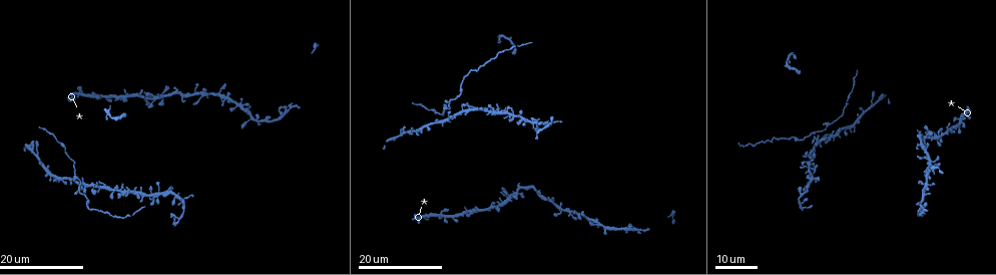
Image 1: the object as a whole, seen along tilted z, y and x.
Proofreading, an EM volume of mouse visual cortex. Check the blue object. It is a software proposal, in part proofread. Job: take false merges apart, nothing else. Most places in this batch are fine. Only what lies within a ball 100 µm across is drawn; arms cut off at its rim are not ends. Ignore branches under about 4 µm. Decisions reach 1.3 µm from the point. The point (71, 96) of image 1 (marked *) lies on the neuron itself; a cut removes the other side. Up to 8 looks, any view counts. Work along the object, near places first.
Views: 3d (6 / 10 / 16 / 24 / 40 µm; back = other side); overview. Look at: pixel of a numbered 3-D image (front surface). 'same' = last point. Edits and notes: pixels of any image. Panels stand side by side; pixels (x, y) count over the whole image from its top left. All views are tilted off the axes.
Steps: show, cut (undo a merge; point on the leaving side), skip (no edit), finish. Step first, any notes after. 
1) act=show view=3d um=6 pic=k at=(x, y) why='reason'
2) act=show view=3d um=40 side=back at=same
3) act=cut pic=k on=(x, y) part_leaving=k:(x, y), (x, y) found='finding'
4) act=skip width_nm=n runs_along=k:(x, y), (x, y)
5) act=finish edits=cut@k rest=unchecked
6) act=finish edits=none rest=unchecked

act=show view=3d um=24 pic=1 at=(60, 143) why='calibre changes'

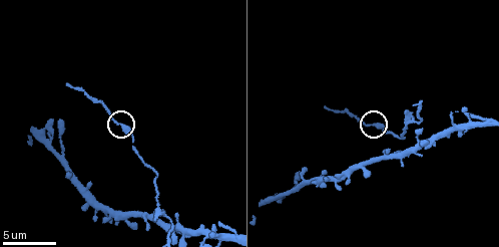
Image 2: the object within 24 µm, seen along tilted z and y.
act=show view=3d um=10 pic=2 at=(118, 122) why='zoom in'

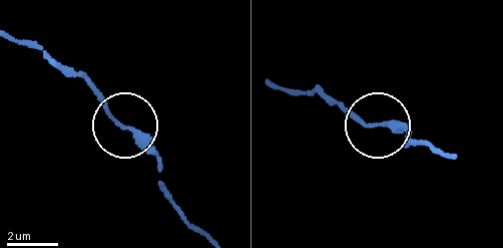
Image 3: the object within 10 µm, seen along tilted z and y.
act=skip runs_along=3:(445, 157), (406, 131), (364, 121), (332, 96) found='all the same neuron'

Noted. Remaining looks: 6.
act=show view=3d um=6 pic=2 at=(419, 116) why='thin arm on a thick one'

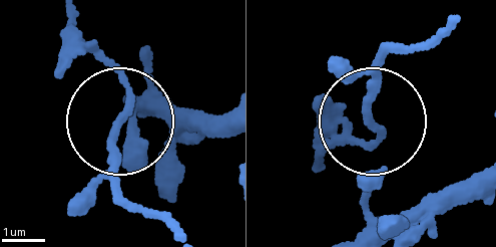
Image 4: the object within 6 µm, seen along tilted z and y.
act=skip found='one neuron here'

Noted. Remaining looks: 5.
act=show view=3d um=24 pic=1 at=(177, 222) why='calibre changes'

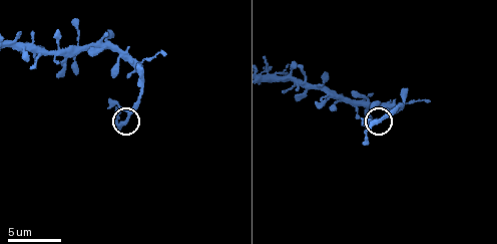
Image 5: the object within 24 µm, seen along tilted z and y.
act=show view=3d um=6 pic=5 at=(371, 125)

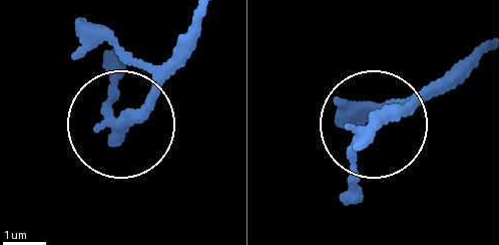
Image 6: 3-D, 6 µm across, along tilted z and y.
act=skip runs_along=6:(197, 17), (190, 53), (134, 120), (111, 112), (114, 69) found='all the same neuron'

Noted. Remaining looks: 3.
act=show view=3d um=24 pic=1 at=(122, 190) why='four-way junction'

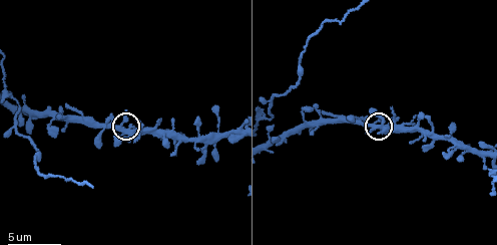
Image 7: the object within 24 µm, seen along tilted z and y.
act=show view=3d um=6 pic=7 at=(121, 126)

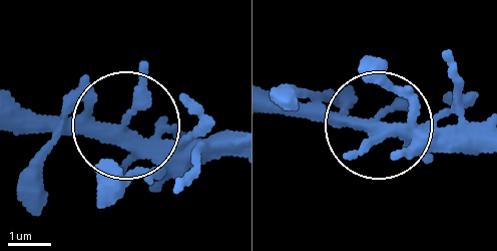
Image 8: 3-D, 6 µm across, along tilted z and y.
act=skip side_arm_um=27 runs_along=8:(273, 112), (479, 139) found='one neuron here'

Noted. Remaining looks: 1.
act=finish edits=none rest=unchecked

